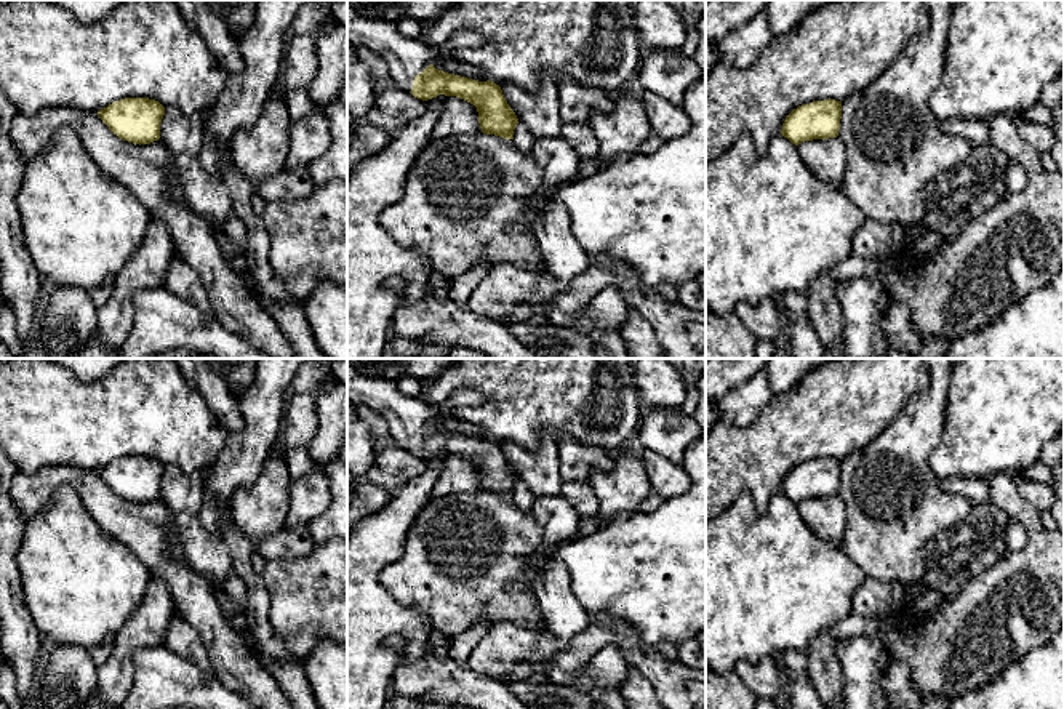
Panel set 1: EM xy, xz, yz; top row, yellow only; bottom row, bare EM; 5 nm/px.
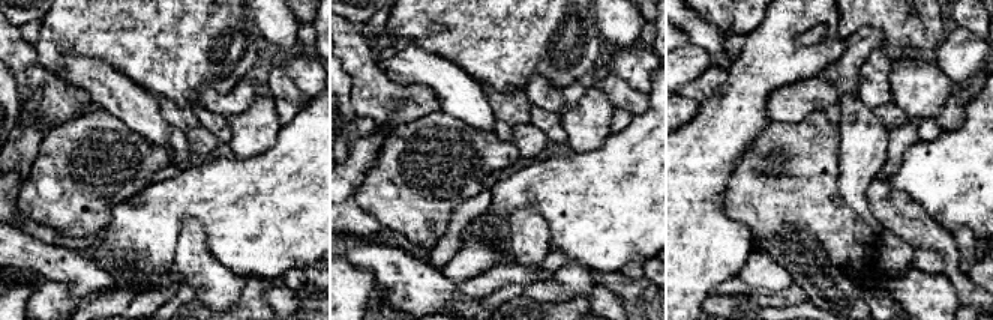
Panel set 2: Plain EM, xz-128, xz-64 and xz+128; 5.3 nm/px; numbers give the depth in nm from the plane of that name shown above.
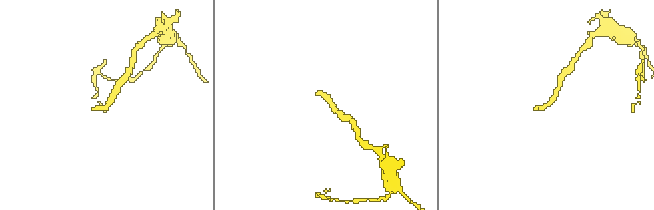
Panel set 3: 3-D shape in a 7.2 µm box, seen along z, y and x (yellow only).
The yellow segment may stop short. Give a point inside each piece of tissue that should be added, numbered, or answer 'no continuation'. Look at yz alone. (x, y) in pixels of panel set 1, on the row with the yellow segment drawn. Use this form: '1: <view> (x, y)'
no continuation

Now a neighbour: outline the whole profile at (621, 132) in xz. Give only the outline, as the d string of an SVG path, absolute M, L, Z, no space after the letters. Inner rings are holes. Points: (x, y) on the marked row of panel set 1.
M634 94L613 99L613 109L608 114L594 114L589 125L600 142L600 158L606 165L638 154L651 133L642 96Z

